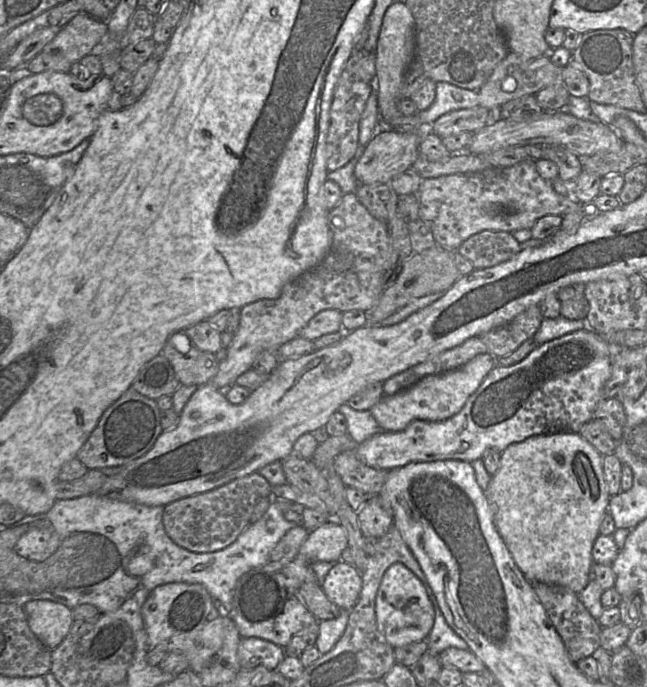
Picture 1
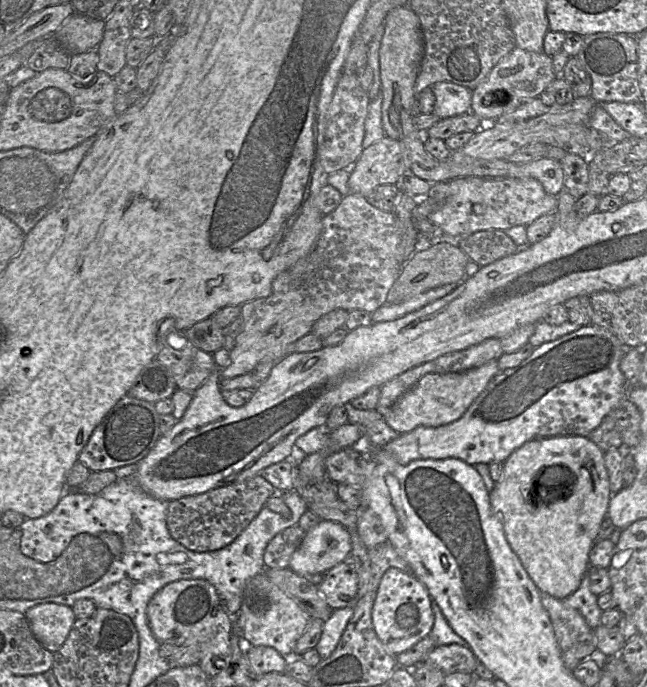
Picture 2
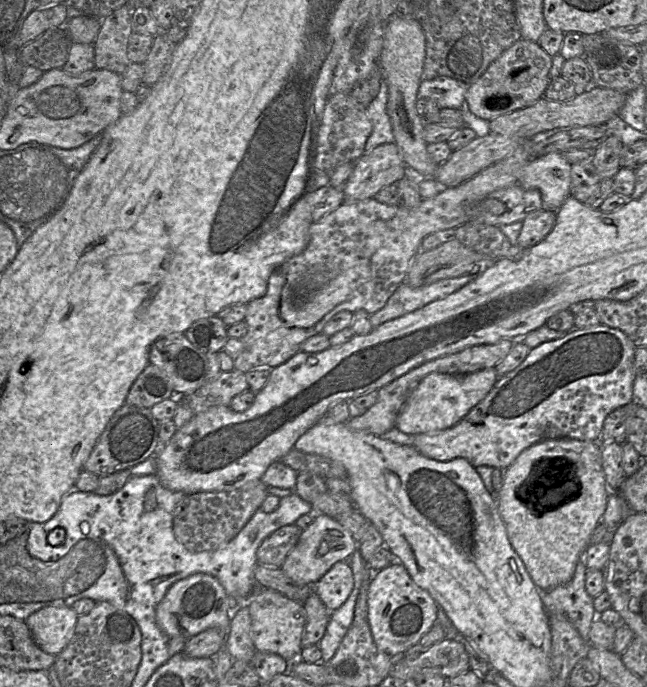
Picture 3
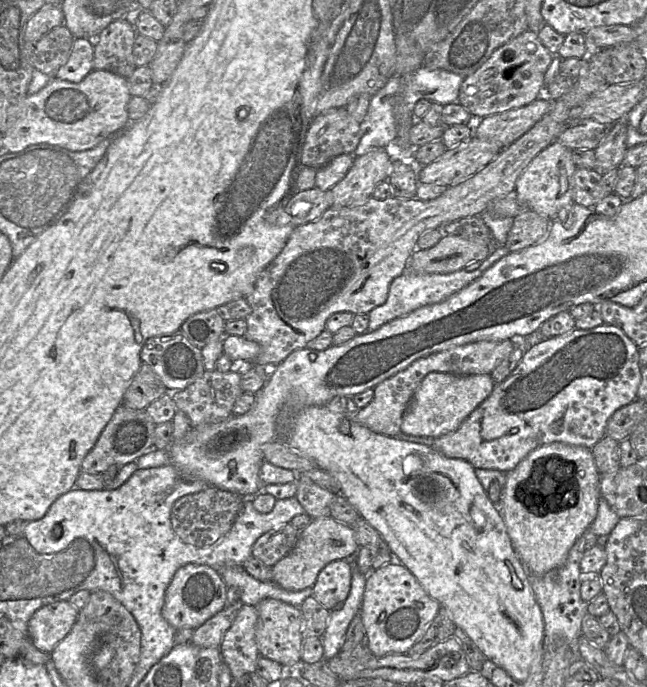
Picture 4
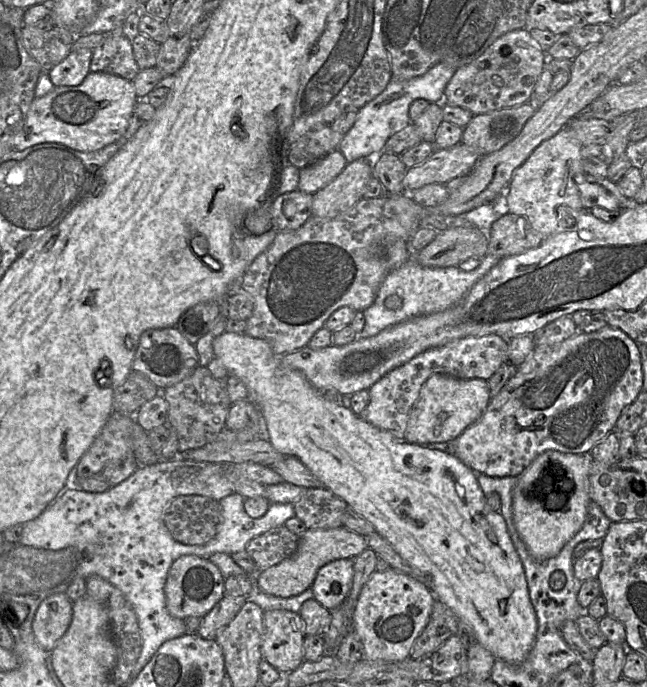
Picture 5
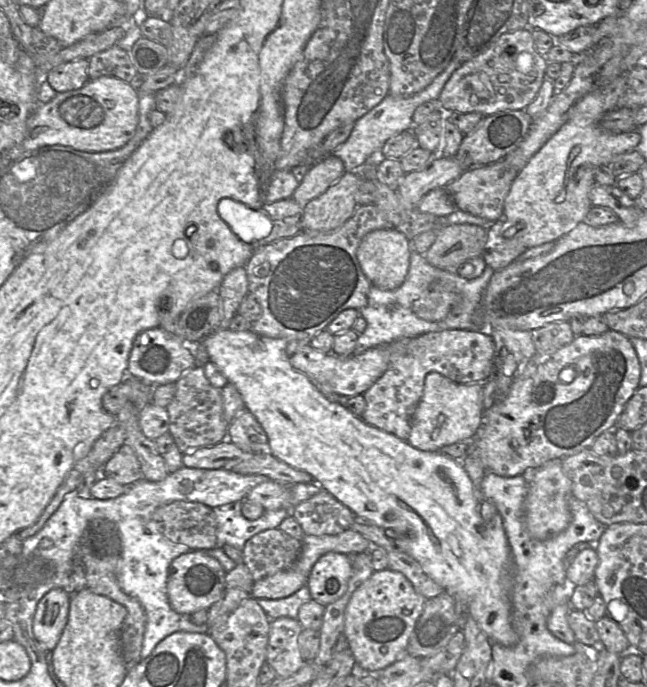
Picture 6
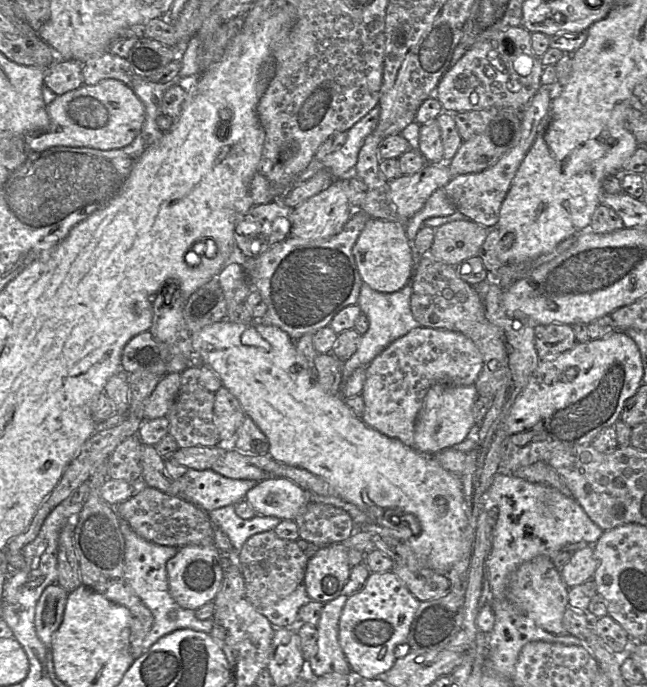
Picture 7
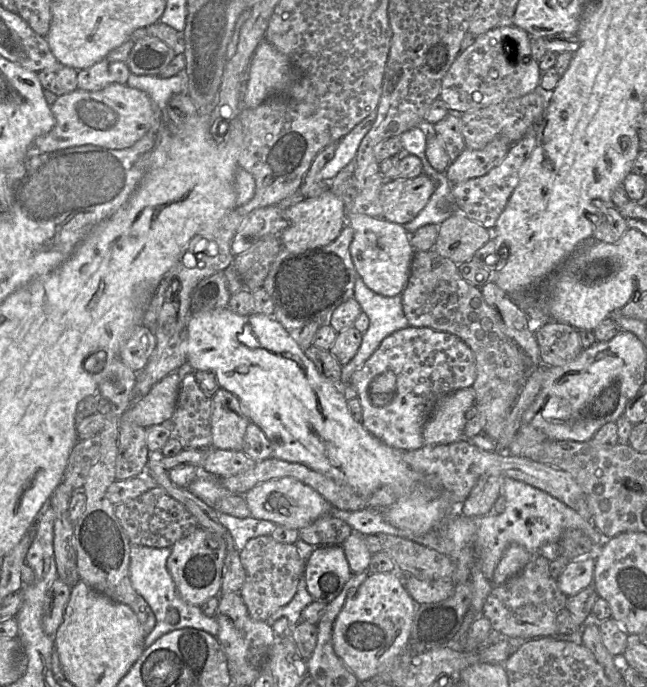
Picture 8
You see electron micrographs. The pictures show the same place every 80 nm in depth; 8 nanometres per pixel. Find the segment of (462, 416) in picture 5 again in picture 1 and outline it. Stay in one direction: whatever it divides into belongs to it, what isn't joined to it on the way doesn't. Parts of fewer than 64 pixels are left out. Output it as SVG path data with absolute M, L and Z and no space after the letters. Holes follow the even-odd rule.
M481 354L457 369L424 377L394 395L383 395L370 412L381 430L390 432L404 430L414 420L430 422L446 420L460 412L468 398L497 365L496 360L491 354Z

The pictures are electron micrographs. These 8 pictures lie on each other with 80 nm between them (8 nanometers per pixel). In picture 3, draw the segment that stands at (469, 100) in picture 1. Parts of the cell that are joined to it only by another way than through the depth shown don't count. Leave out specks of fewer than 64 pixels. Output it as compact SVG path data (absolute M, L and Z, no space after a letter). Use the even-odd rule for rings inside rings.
M448 77L422 80L418 97L433 99L441 109L465 110L469 85Z

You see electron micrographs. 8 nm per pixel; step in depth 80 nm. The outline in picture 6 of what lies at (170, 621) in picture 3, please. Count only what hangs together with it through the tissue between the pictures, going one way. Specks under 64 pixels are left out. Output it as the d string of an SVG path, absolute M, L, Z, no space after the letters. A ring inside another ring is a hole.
M190 550L175 558L168 569L167 594L174 611L192 614L208 609L216 602L225 588L226 571L220 562L205 550Z

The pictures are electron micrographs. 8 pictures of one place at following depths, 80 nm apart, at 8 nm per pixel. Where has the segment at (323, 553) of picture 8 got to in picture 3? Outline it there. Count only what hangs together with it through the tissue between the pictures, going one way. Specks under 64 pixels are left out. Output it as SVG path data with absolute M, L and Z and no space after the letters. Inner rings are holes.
M338 561L315 583L314 592L329 611L340 607L353 589L353 573L348 561Z

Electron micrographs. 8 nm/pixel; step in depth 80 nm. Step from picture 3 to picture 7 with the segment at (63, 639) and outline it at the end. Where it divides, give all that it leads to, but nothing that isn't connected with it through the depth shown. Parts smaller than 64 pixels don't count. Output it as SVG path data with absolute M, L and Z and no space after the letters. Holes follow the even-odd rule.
M53 583L45 588L37 602L35 610L36 633L48 649L52 643L53 634L63 621L68 594L58 583Z

